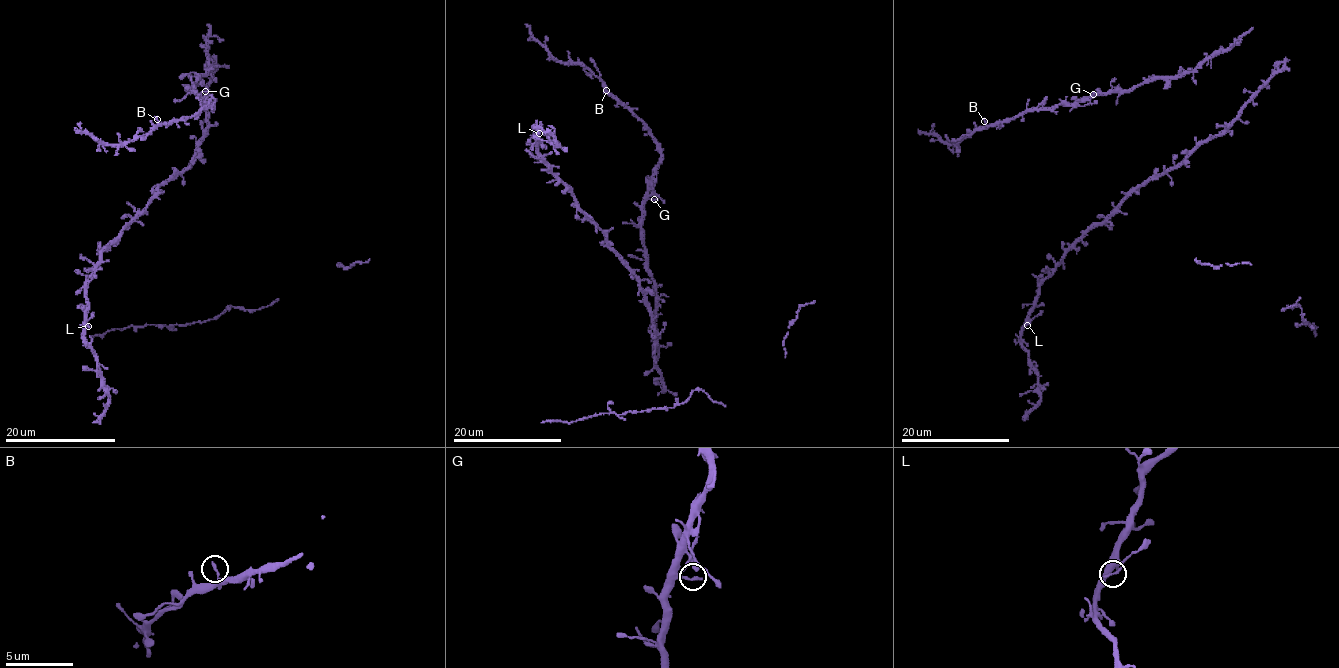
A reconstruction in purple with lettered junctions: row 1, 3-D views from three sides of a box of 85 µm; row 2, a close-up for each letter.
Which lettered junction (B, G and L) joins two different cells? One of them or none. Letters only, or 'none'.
none

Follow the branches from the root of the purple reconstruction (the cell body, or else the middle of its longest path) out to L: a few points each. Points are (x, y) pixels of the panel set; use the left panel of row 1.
L: (207, 105), (207, 131), (196, 156), (158, 188), (158, 194), (102, 253), (102, 261), (87, 283), (88, 326)

